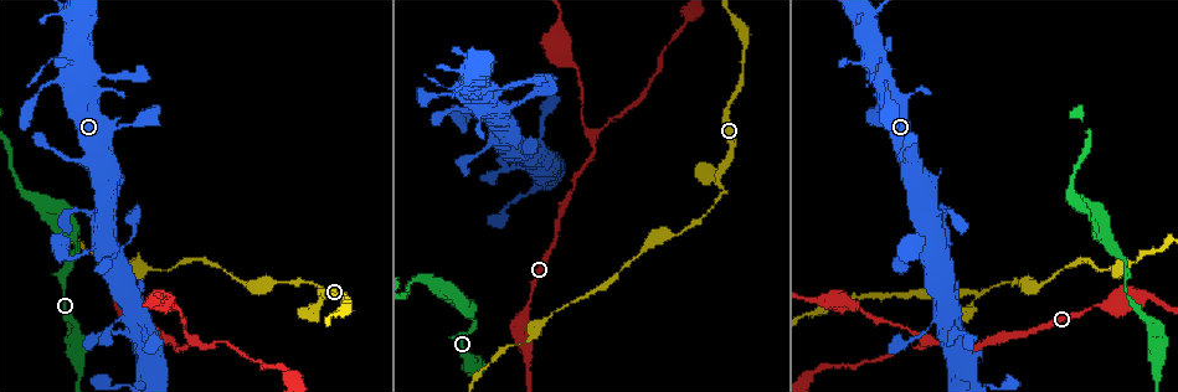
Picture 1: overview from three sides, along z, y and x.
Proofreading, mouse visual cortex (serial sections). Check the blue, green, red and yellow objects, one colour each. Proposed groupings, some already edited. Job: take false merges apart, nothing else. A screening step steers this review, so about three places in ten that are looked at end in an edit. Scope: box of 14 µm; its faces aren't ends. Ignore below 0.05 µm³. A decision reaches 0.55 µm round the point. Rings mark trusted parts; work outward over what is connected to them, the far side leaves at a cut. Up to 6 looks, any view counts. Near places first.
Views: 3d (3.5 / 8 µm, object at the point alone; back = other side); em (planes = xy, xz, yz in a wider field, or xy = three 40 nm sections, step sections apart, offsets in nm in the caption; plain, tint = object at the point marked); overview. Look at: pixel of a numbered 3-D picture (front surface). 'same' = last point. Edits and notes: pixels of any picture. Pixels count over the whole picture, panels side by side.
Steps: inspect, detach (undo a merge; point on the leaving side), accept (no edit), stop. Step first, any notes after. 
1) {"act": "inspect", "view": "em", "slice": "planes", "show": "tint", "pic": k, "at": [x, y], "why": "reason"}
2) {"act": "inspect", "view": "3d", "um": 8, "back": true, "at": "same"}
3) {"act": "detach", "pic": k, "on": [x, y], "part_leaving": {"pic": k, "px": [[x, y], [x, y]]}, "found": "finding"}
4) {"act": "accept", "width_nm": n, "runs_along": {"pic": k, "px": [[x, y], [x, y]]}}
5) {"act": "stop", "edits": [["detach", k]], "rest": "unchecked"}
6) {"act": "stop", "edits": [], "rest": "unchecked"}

{"act": "inspect", "view": "3d", "um": 8, "pic": 1, "at": [197, 342], "why": "calibre changes"}

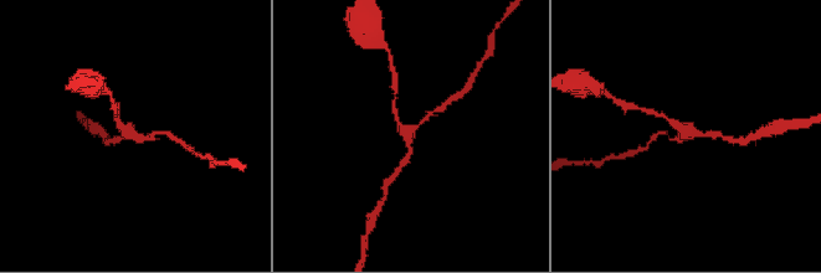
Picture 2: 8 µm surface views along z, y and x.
{"act": "inspect", "view": "3d", "um": 3.5, "back": true, "pic": 2, "at": [690, 131]}

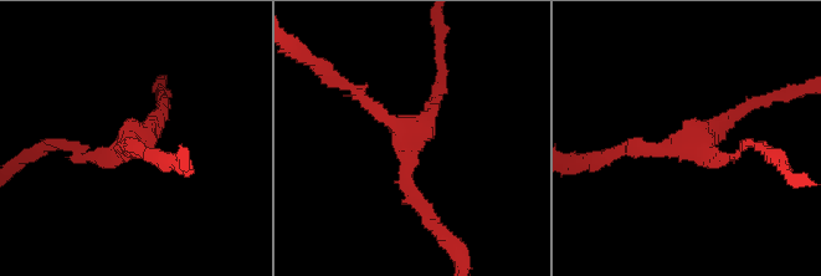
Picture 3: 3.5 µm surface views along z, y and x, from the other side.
{"act": "inspect", "view": "em", "slice": "xy", "step": 1, "show": "tint", "pic": 3, "at": [408, 136]}

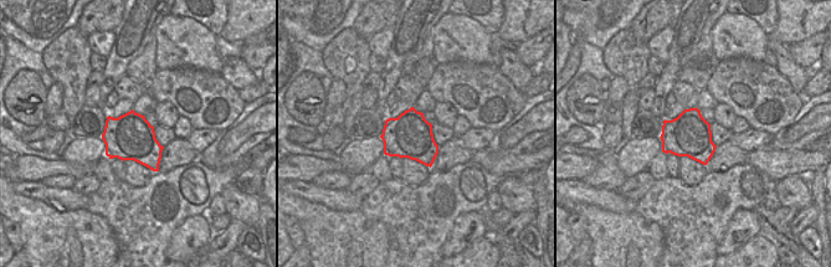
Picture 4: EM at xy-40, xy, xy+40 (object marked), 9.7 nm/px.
{"act": "accept", "arm_widths_nm": [150, 150, 200], "runs_along": {"pic": 3, "px": [[615, 156], [692, 144], [752, 102]]}, "found": "all the same cell"}

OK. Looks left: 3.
{"act": "inspect", "view": "3d", "um": 3.5, "pic": 1, "at": [563, 52], "why": "sudden change in width"}

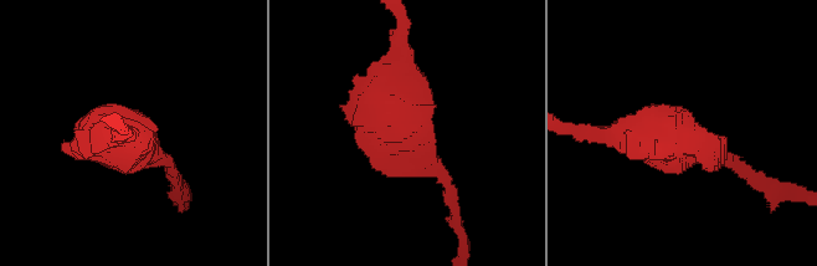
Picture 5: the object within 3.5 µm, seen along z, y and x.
{"act": "inspect", "view": "em", "slice": "xy", "step": 3, "show": "tint", "pic": 5, "at": [409, 140]}

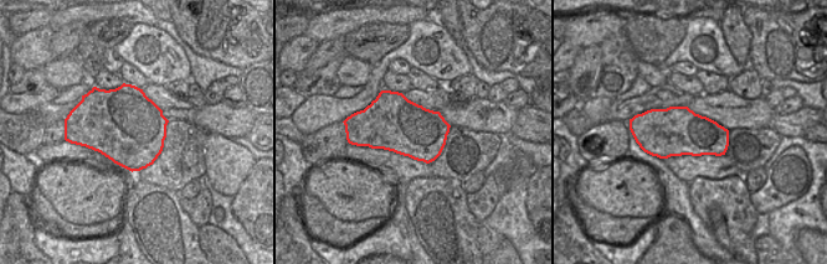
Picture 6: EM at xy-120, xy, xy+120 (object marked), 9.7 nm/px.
{"act": "accept", "runs_along": {"pic": 5, "px": [[441, 177], [396, 116], [400, 30]]}, "found": "one cell here"}

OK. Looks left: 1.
{"act": "stop", "edits": [], "rest": "unchecked"}

